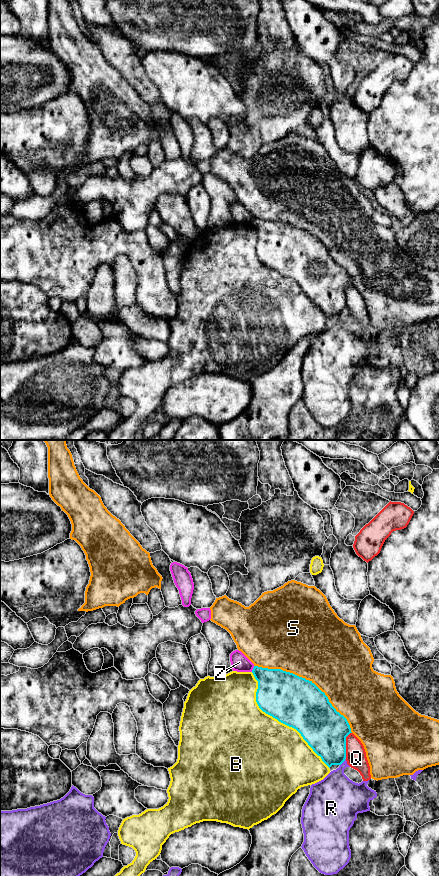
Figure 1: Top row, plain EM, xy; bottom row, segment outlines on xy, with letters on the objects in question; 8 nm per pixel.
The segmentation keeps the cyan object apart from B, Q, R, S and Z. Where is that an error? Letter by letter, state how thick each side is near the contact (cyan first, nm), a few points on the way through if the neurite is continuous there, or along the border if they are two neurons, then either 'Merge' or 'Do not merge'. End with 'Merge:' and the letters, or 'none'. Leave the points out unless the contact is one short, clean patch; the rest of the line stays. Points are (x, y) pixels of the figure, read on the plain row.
B: Thickness 400 nm (cyan) against 500 nm. Do not merge
Q: Thickness 360 nm (cyan) against 160 nm. Do not merge
R: Thickness 320 nm (cyan) against 300 nm. Do not merge
S: Thickness 400 nm (cyan) against 500 nm. Do not merge
Z: Thickness 320 nm (cyan) against 140 nm. Boundary: xy (254, 218), (251, 223). Do not merge
Merge: none

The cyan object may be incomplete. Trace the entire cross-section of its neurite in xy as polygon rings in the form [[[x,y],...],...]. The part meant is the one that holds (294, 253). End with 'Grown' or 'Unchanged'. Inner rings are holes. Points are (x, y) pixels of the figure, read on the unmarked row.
[[[254,218],[252,225],[258,233],[256,254],[263,264],[277,271],[279,274],[296,281],[329,320],[332,317],[341,317],[345,313],[346,289],[352,285],[351,280],[347,271],[336,263],[324,244],[312,233],[281,221],[268,221]]]. Unchanged

